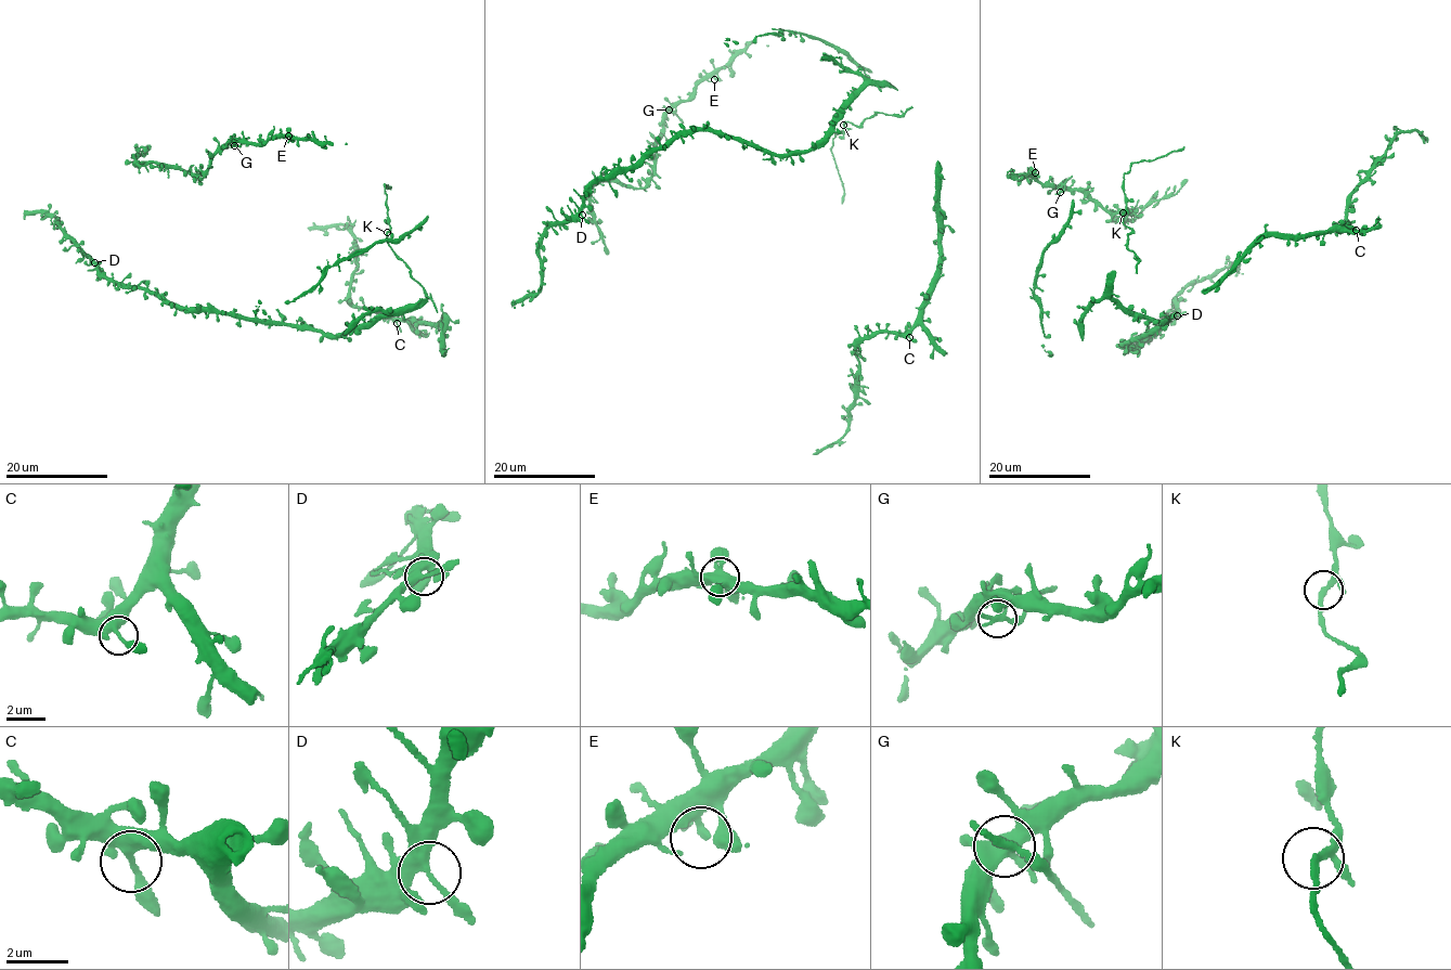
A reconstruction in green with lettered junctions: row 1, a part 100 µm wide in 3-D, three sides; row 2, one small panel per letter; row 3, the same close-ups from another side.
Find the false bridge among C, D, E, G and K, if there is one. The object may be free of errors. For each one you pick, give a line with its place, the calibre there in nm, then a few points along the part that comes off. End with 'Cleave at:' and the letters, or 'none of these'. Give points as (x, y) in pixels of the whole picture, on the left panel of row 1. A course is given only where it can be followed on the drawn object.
G: Place: (234, 145). Thickness 200 nm. Course of the part to remove: (234, 145), (249, 137)
Cleave at: G

